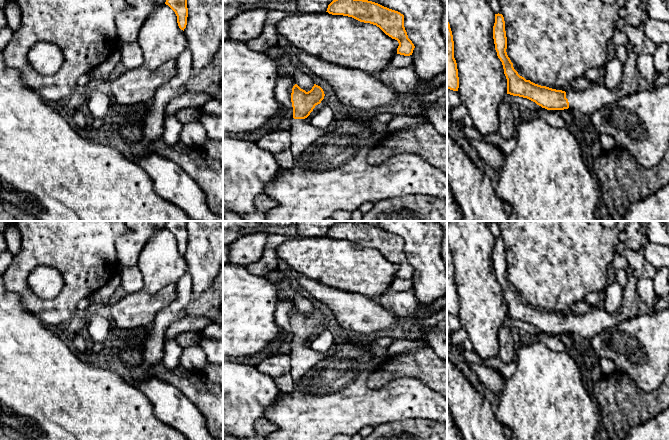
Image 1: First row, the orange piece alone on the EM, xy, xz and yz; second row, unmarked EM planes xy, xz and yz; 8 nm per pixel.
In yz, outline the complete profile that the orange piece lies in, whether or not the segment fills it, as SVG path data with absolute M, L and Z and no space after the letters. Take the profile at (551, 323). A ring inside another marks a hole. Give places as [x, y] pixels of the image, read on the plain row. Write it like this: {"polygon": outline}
{"polygon": "M495 238L493 263L497 280L502 286L507 303L507 318L527 322L547 334L579 334L584 338L593 338L596 334L613 327L621 321L641 314L651 314L669 308L669 296L658 297L654 307L647 306L637 292L638 279L628 265L625 271L628 276L627 286L620 308L615 314L609 313L604 306L594 306L584 315L552 313L526 304L514 293L507 279L507 261L505 245L502 238Z"}

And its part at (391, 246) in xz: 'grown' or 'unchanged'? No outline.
unchanged

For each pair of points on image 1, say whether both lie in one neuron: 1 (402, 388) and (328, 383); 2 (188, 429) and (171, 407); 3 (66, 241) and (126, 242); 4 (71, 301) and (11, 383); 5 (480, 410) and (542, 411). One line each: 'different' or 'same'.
1: same
2: same
3: different
4: different
5: different

